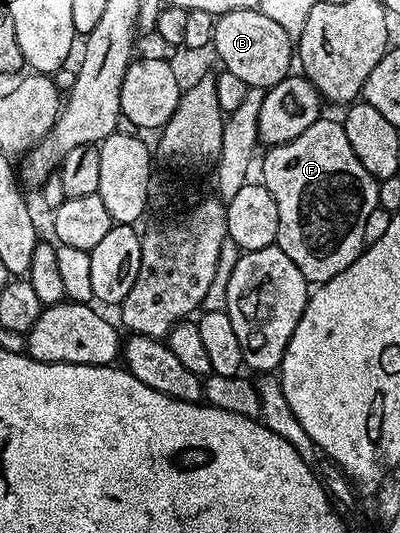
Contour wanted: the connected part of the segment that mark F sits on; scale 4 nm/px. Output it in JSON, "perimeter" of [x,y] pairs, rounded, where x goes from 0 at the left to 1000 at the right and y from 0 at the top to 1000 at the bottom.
{"perimeter":[[[798,223],[760,246],[708,272],[680,272],[663,281],[665,296],[655,302],[653,345],[690,373],[695,398],[695,450],[700,471],[750,501],[768,529],[803,531],[828,527],[850,508],[860,508],[905,477],[915,460],[910,448],[910,417],[920,402],[945,390],[945,341],[920,321],[910,321],[900,298],[880,285],[870,253],[860,253],[853,225],[815,227]]]}

